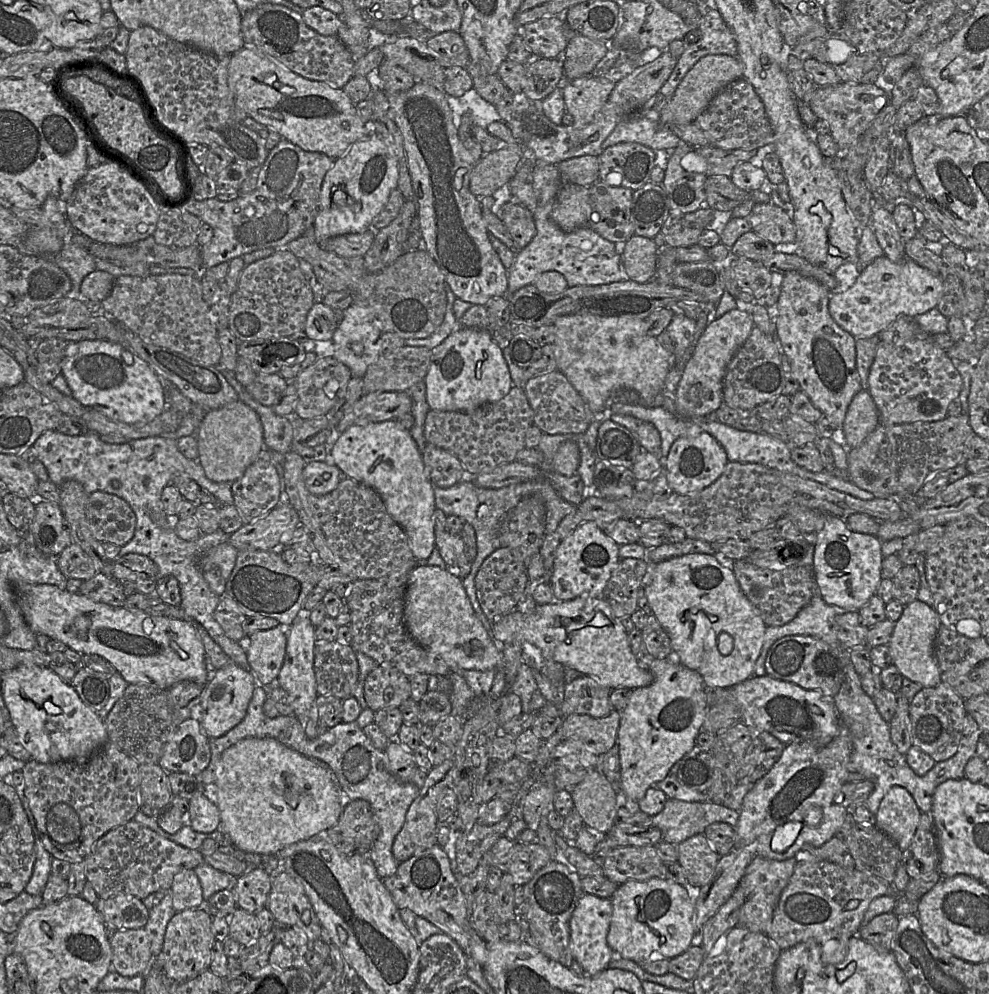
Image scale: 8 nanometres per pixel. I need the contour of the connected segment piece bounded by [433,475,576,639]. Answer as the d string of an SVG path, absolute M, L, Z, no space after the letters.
M466 477L459 483L441 488L433 486L435 505L442 510L446 516L454 515L461 518L464 522L472 525L476 535L477 554L471 565L469 574L462 579L466 594L472 604L472 608L481 621L483 627L493 639L492 622L483 613L476 595L475 577L483 561L500 547L499 527L506 515L525 497L537 495L544 503L546 509L545 535L556 531L561 520L575 509L575 505L562 499L550 483L546 480L531 480L524 483L514 484L499 489L485 489L477 486L473 477Z

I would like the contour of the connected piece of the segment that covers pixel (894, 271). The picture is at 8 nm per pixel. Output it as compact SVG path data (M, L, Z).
M883 255L868 265L848 290L831 294L828 308L842 329L855 338L867 338L878 335L899 317L916 317L937 307L942 293L942 280L930 270L909 258L896 263Z

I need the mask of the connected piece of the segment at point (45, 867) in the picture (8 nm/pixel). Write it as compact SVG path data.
M20 799L20 800L22 802L22 806L30 822L36 844L36 861L34 864L34 868L30 880L26 885L25 891L31 895L42 895L46 883L51 874L52 856L45 849L43 845L28 800L27 799Z

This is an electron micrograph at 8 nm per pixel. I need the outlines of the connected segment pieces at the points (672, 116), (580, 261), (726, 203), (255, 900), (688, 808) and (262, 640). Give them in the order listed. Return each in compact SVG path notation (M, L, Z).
M707 55L701 58L685 75L672 97L661 107L660 124L670 127L693 123L721 89L742 77L743 66L737 56Z
M536 159L531 172L531 183L538 200L537 207L532 211L536 234L525 248L515 254L513 265L508 270L508 295L533 284L546 271L561 273L567 280L568 287L604 285L629 279L621 256L624 243L613 243L588 226L565 232L552 221L551 211L563 183L557 165Z
M724 175L709 176L705 181L705 205L717 213L730 213L734 208L746 201L754 203L771 202L768 193L744 191L736 187L730 177Z
M258 867L233 879L231 886L237 908L256 914L266 907L272 876Z
M668 798L663 810L652 817L652 826L662 832L662 841L677 845L717 822L736 826L740 812L712 802L684 802Z
M284 626L257 631L245 640L247 661L256 680L269 685L277 679L286 653Z

